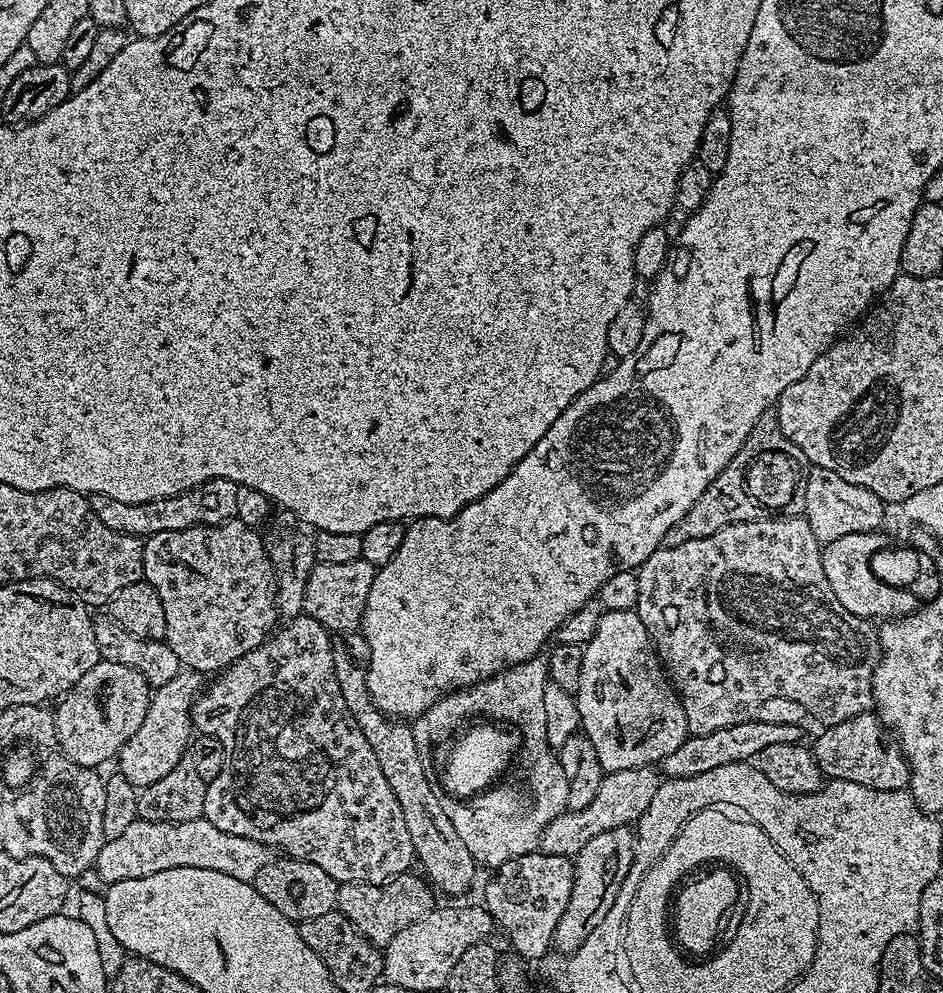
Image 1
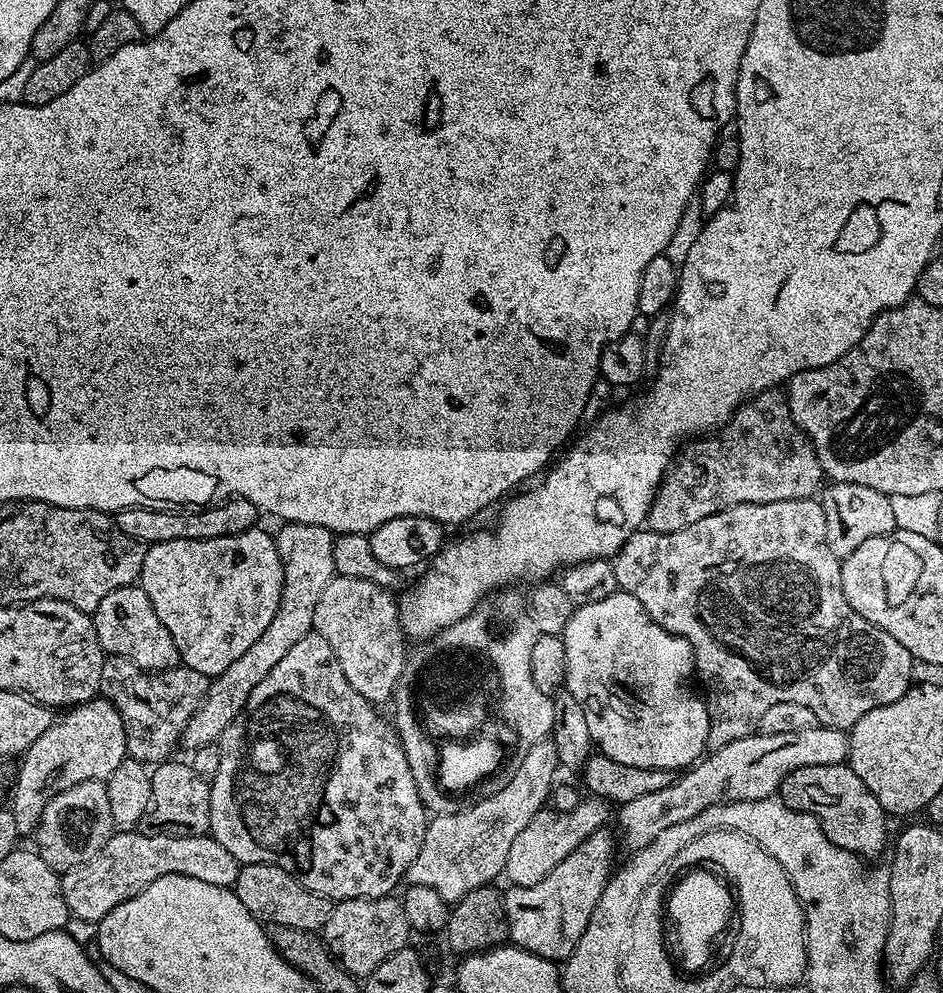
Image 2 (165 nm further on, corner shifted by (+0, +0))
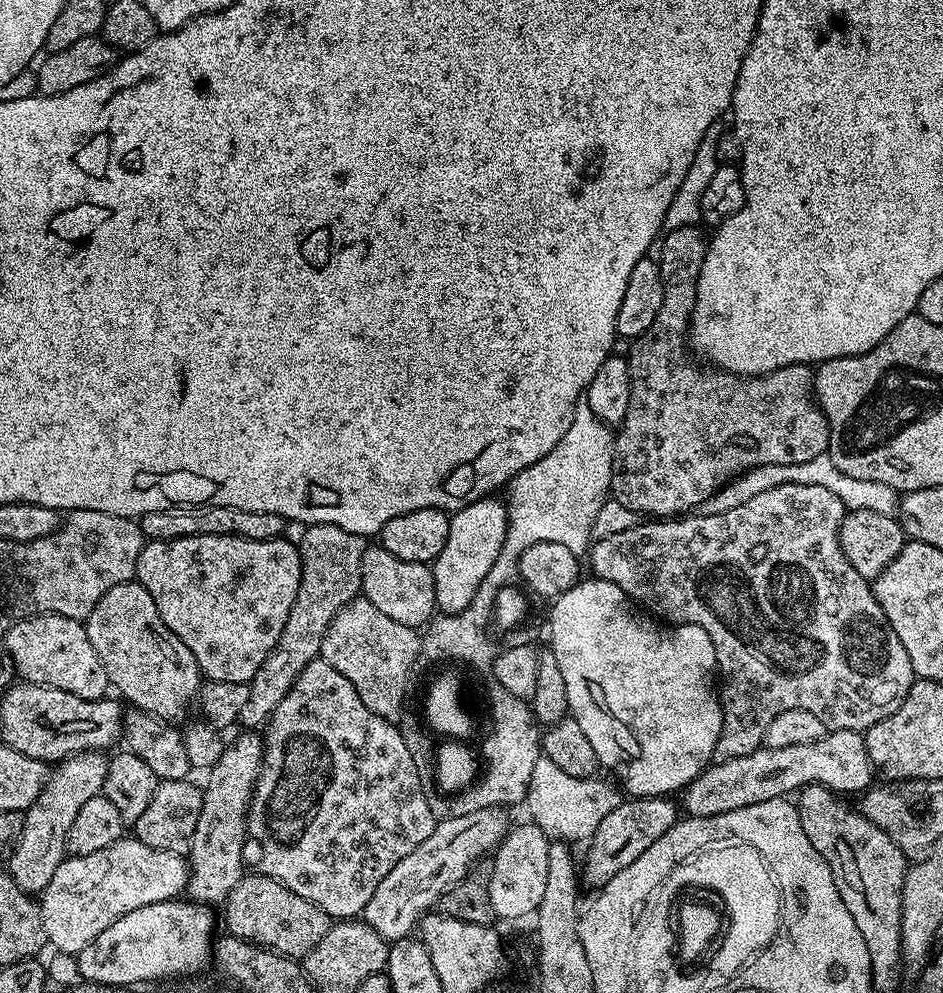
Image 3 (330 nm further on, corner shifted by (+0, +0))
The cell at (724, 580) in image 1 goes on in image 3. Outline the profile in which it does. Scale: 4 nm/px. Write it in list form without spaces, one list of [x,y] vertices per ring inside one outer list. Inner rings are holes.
[[[793,484],[790,486],[774,486],[774,490],[766,490],[766,494],[757,494],[755,498],[750,498],[750,502],[742,502],[742,506],[734,506],[734,510],[726,510],[726,514],[710,514],[709,516],[685,514],[679,518],[660,518],[655,522],[639,522],[628,530],[621,530],[618,534],[610,534],[609,536],[597,539],[595,543],[591,545],[590,557],[592,556],[592,568],[596,571],[593,573],[595,573],[599,579],[605,580],[606,582],[614,582],[614,586],[621,588],[623,592],[628,595],[629,600],[635,602],[641,609],[647,610],[653,617],[659,618],[669,625],[693,624],[694,626],[702,626],[702,630],[706,630],[706,634],[710,634],[710,642],[714,642],[714,654],[716,655],[718,676],[722,681],[719,694],[720,705],[724,711],[722,734],[718,734],[718,746],[714,746],[714,754],[712,755],[715,763],[721,764],[722,762],[730,762],[732,758],[745,756],[761,748],[764,742],[764,735],[766,734],[766,726],[770,726],[770,722],[774,722],[774,718],[778,718],[778,714],[783,714],[785,710],[810,710],[810,714],[814,714],[814,718],[818,718],[818,722],[822,722],[825,729],[833,732],[837,732],[838,730],[854,730],[855,732],[863,733],[870,726],[874,726],[874,722],[878,722],[882,718],[894,714],[894,710],[898,710],[898,706],[906,698],[906,694],[910,689],[912,689],[914,673],[912,663],[910,662],[910,654],[906,654],[906,646],[902,646],[902,642],[898,642],[898,634],[894,634],[894,630],[890,626],[886,614],[882,614],[882,606],[878,606],[876,596],[872,593],[871,583],[864,580],[862,574],[858,574],[858,570],[854,570],[854,566],[850,566],[850,562],[846,558],[846,554],[840,545],[840,527],[842,526],[845,515],[846,509],[842,498],[837,498],[831,490],[825,490],[823,486],[794,486]]]

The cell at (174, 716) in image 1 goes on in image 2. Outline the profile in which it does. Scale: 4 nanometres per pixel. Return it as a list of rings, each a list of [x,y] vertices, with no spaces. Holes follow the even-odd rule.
[[[284,522],[279,527],[280,529],[275,529],[274,539],[278,558],[284,567],[284,585],[278,610],[270,621],[270,626],[266,626],[262,638],[258,638],[258,642],[254,642],[254,646],[250,646],[250,650],[246,650],[246,654],[238,658],[238,662],[226,666],[226,670],[222,670],[222,674],[211,681],[207,696],[184,728],[182,744],[188,750],[217,743],[228,731],[230,722],[234,722],[237,714],[244,711],[254,686],[258,686],[258,682],[262,682],[262,678],[266,678],[266,674],[270,674],[270,670],[274,670],[274,666],[278,666],[278,662],[286,658],[292,647],[298,646],[301,638],[306,638],[306,634],[313,631],[314,606],[318,606],[322,590],[326,590],[326,586],[336,575],[336,536],[326,530],[326,526]]]

